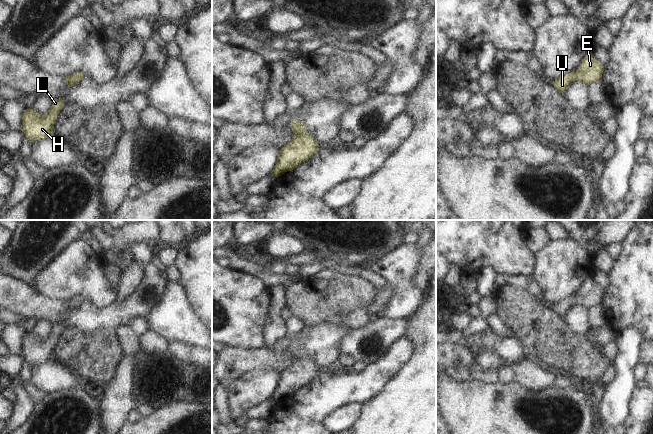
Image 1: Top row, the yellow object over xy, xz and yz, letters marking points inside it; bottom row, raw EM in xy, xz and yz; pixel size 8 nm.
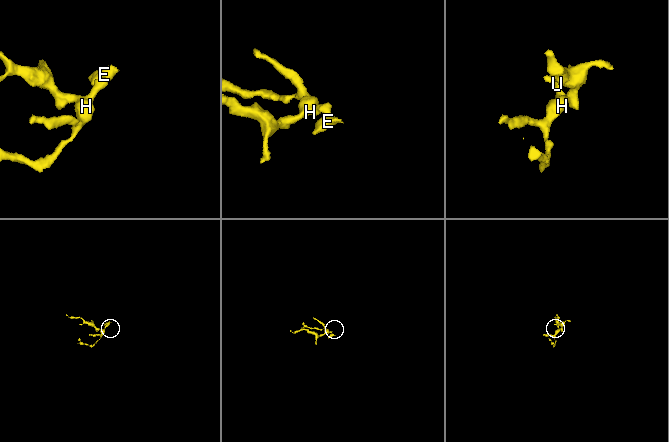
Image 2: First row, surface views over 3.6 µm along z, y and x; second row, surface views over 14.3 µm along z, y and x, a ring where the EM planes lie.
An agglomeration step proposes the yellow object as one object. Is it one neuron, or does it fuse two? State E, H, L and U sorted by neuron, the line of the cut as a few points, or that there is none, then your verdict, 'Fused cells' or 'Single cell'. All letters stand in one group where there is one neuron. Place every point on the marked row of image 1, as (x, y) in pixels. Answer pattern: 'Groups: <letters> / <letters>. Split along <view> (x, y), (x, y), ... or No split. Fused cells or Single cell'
Groups: E H L U. No split. Single cell

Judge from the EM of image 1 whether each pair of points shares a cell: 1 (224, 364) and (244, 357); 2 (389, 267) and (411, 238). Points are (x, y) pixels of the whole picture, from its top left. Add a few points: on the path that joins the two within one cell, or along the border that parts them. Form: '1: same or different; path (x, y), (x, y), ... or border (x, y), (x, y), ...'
1: same; path (229, 364), (239, 361)
2: different; border (404, 243), (413, 244)

